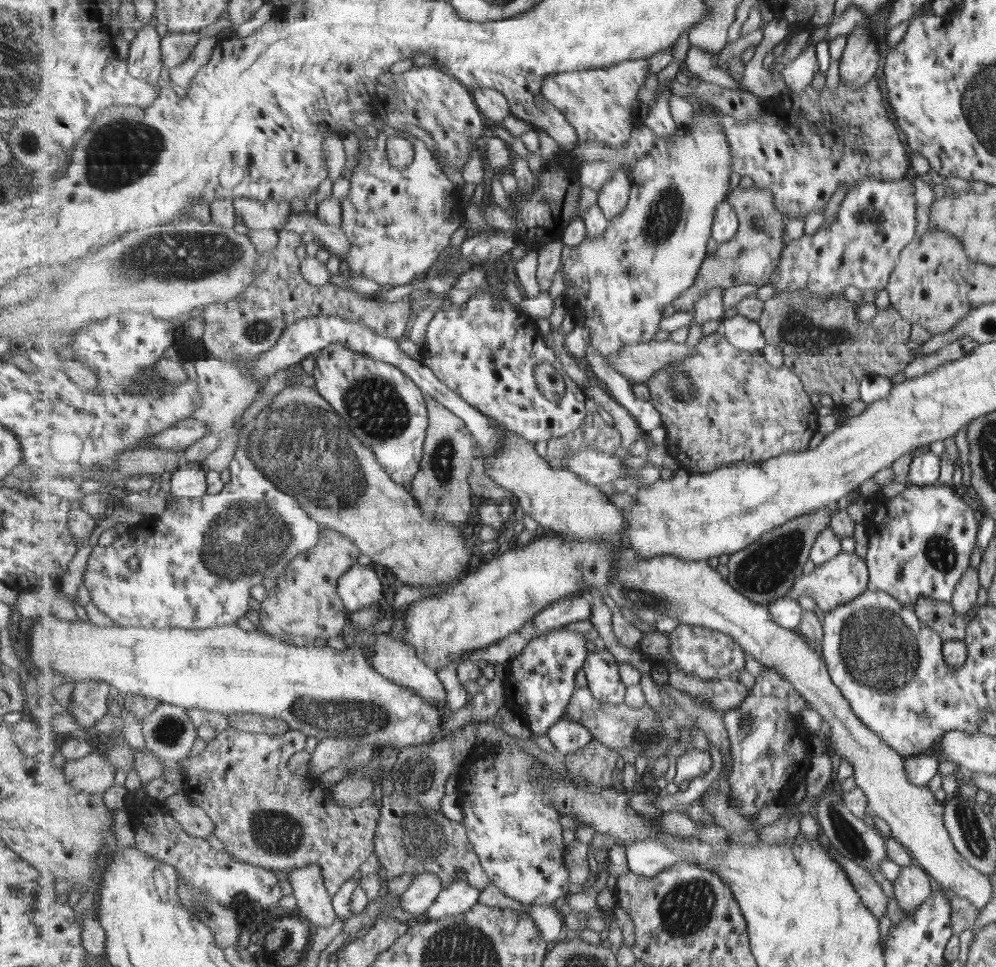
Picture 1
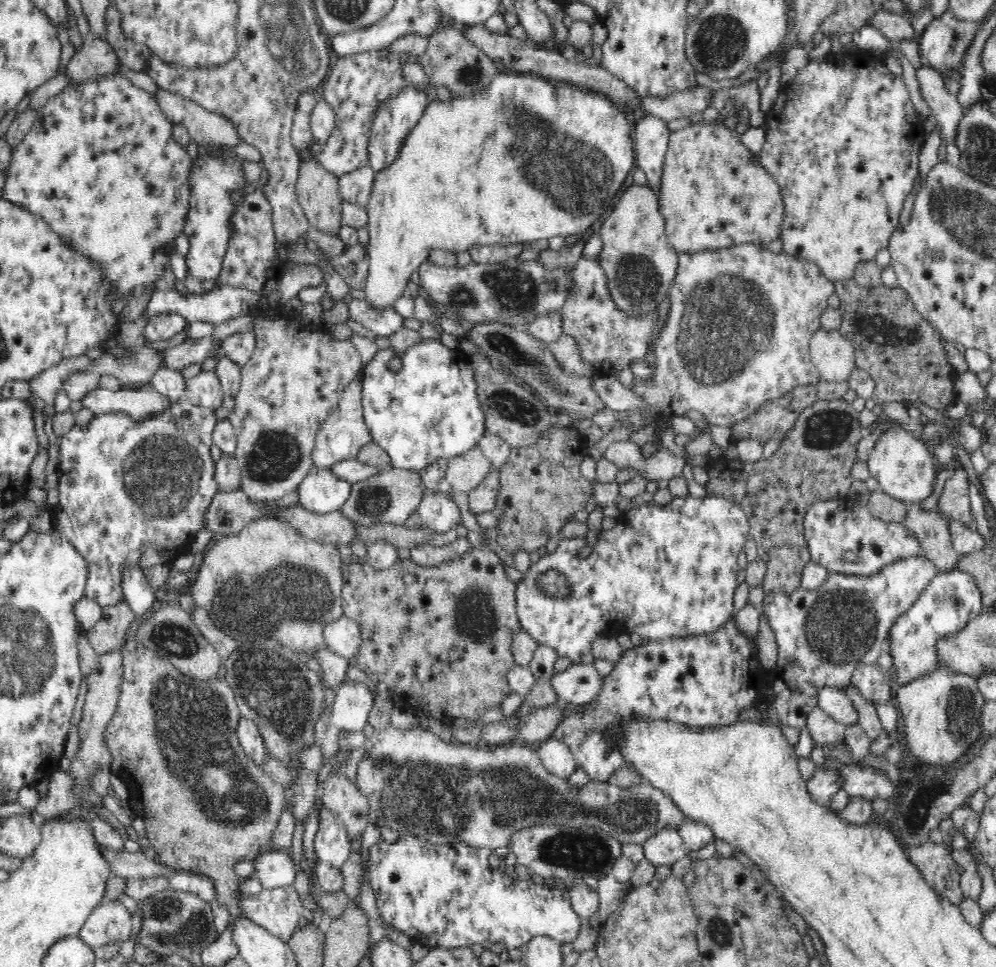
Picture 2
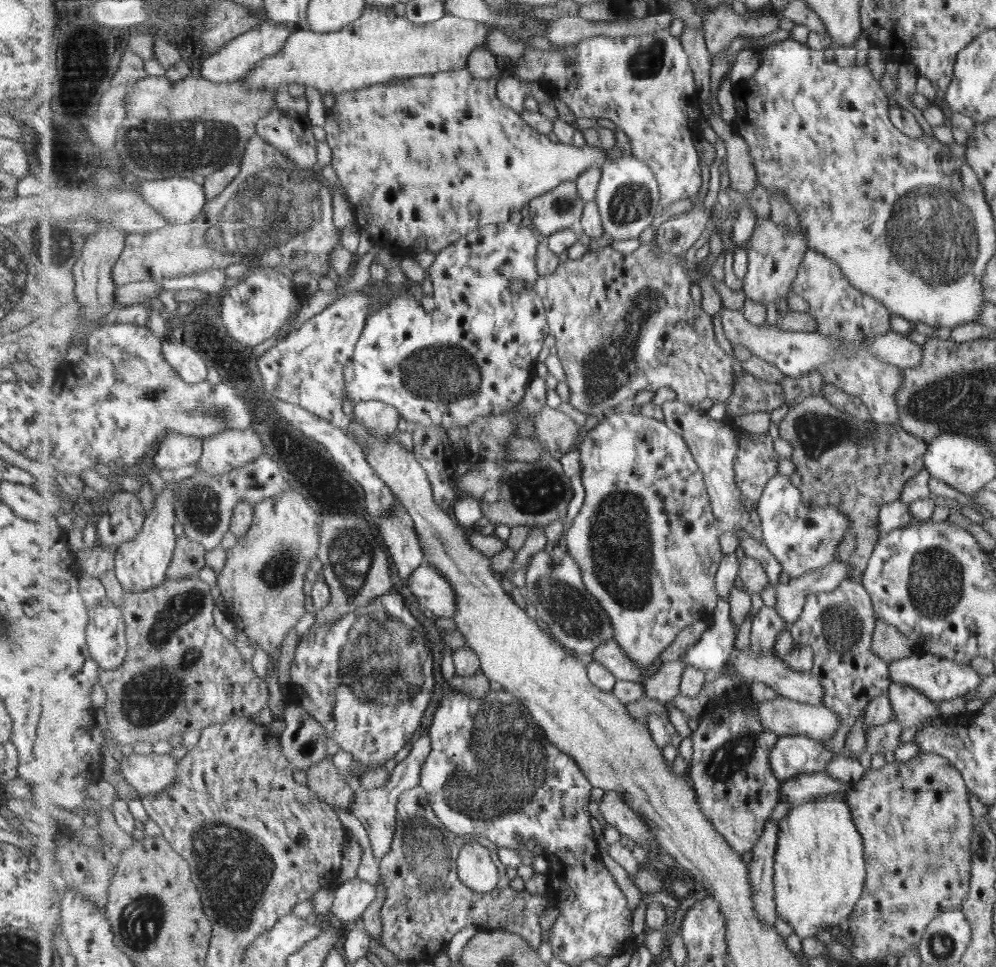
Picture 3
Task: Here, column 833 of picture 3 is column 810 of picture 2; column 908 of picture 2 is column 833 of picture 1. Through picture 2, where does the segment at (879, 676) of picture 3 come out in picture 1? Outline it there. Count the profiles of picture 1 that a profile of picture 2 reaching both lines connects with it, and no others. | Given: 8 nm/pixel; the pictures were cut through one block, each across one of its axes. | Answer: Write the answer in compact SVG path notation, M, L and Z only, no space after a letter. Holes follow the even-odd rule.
M839 553L835 558L828 560L825 564L816 565L815 569L808 574L803 574L794 584L790 593L791 597L813 598L819 610L827 612L835 610L847 602L857 600L861 594L867 591L867 584L870 580L868 562L862 557L853 553Z

